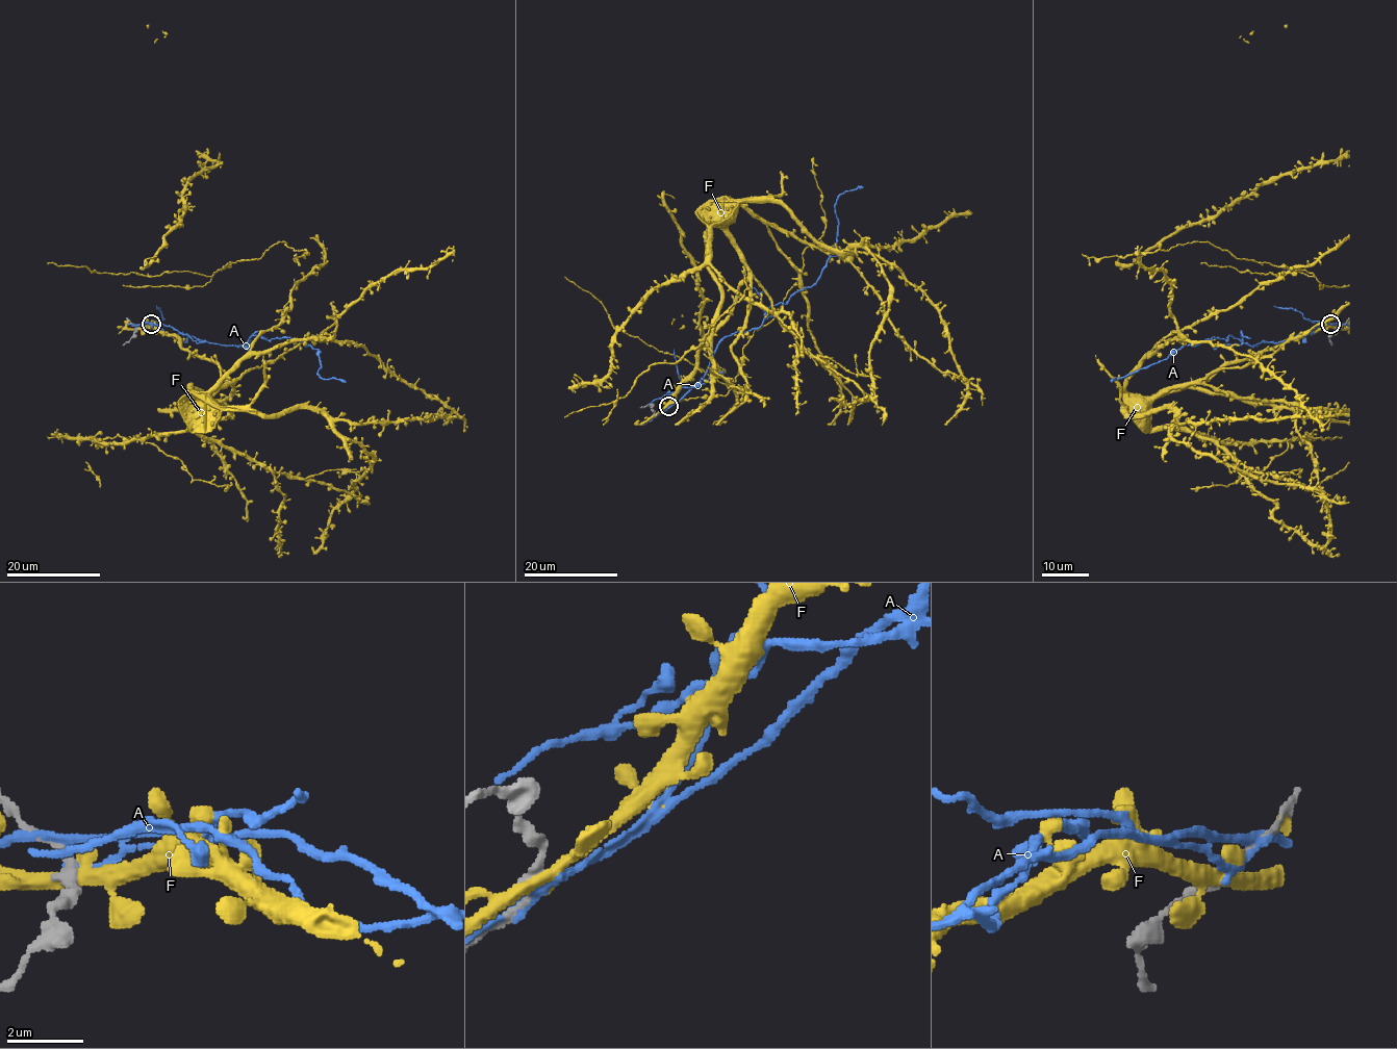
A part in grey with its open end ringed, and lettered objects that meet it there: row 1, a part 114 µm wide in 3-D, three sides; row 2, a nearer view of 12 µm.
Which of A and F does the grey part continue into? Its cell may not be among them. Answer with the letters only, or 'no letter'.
no letter

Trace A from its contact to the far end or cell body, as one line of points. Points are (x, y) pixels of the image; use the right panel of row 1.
A: (1331, 324), (1253, 346), (1230, 335), (1227, 340), (1212, 338), (1195, 346), (1186, 344), (1166, 359), (1112, 382)

